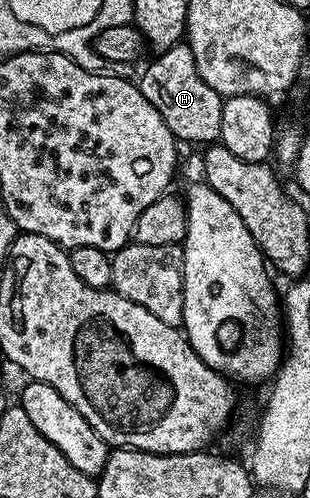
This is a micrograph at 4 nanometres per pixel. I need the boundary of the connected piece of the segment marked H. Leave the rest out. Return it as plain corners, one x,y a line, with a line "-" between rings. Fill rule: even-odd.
181,42
159,53
157,60
138,79
140,93
162,114
162,122
172,131
177,141
189,140
192,144
208,146
219,141
222,130
224,100
206,82
202,82
192,51

